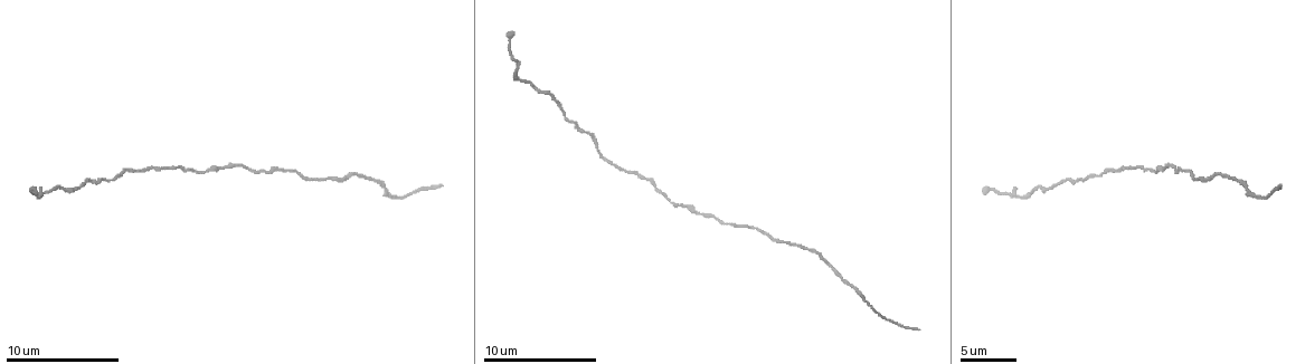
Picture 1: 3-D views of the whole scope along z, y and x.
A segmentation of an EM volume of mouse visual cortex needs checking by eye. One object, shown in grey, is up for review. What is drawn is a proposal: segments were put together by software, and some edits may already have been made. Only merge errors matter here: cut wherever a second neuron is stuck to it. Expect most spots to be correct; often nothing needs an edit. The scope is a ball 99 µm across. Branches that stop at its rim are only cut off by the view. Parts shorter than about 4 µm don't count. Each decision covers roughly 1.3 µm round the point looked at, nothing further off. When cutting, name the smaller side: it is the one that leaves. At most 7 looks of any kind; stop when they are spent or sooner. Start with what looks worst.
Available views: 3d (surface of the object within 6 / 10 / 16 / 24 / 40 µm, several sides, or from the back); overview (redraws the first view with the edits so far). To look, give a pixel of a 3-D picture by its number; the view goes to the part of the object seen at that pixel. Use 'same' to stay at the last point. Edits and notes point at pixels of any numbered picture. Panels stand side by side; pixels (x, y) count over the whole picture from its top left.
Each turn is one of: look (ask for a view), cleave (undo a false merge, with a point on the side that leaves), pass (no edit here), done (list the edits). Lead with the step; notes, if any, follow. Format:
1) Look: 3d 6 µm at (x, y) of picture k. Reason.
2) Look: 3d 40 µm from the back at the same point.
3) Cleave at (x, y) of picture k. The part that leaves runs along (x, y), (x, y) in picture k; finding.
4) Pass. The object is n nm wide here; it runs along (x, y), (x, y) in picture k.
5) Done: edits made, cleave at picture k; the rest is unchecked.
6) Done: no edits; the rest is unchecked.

Look: 3d 10 µm at (388, 195) of picture 1. Thick turns thin.

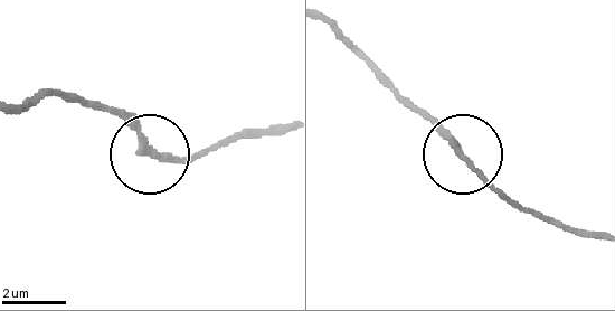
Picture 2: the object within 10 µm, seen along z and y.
Pass. One neuron here.

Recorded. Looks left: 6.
Look: 3d 10 µm at (326, 178) of picture 1. Thick turns thin.

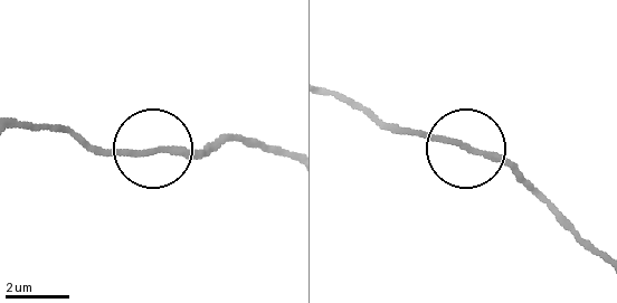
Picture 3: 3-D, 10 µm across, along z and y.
Look: 3d 6 µm at (467, 145) of picture 3. Zoom in.

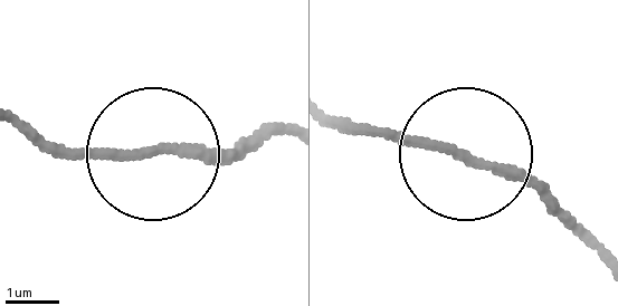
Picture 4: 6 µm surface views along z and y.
Pass. It runs along (18, 123), (85, 154), (254, 154) in picture 4; all the same neuron.

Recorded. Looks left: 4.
Look: 3d 16 µm at (75, 188) of picture 1. Sudden change in width.

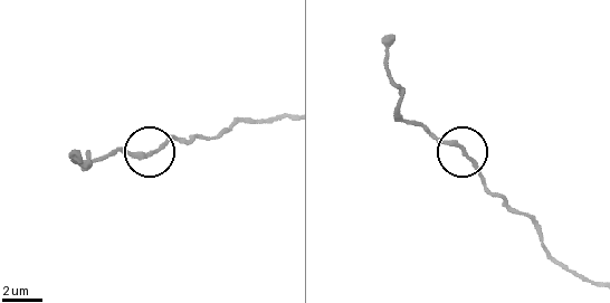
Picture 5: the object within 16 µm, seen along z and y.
Look: 3d 16 µm from the back at (152, 152) of picture 5. Other side.

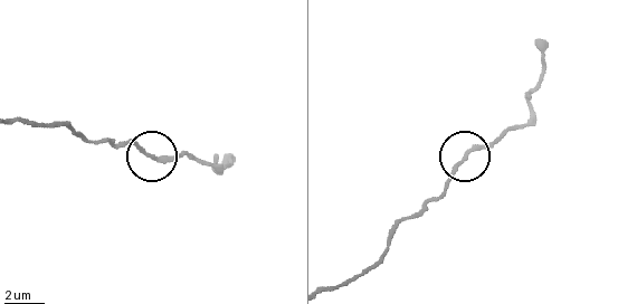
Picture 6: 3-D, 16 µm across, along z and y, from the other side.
Pass. All the same neuron.

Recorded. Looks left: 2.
Look: 3d 6 µm at (688, 207) of picture 1.

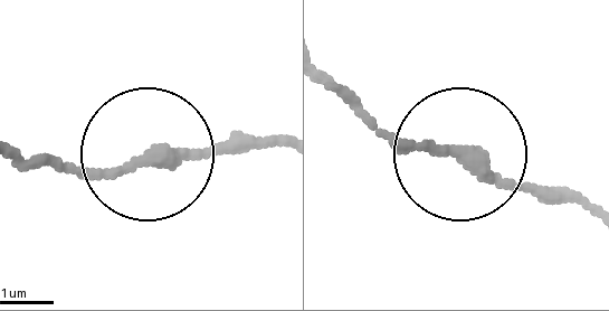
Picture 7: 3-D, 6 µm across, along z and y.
Look: 3d 6 µm from the back at (149, 159) of picture 7. Other side.

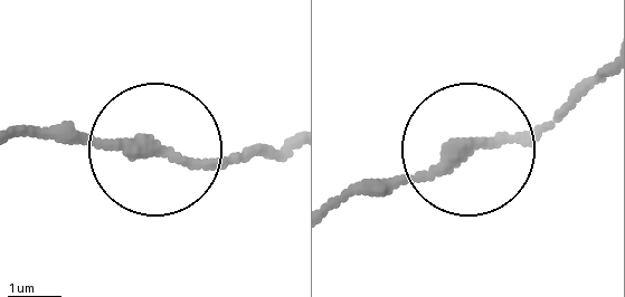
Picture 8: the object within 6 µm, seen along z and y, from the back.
Pass. The object is 260 nm wide here; it runs along (166, 149), (277, 157) in picture 8; continuous, no second neuron.

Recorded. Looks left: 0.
Done: no edits; the rest is unchecked.

